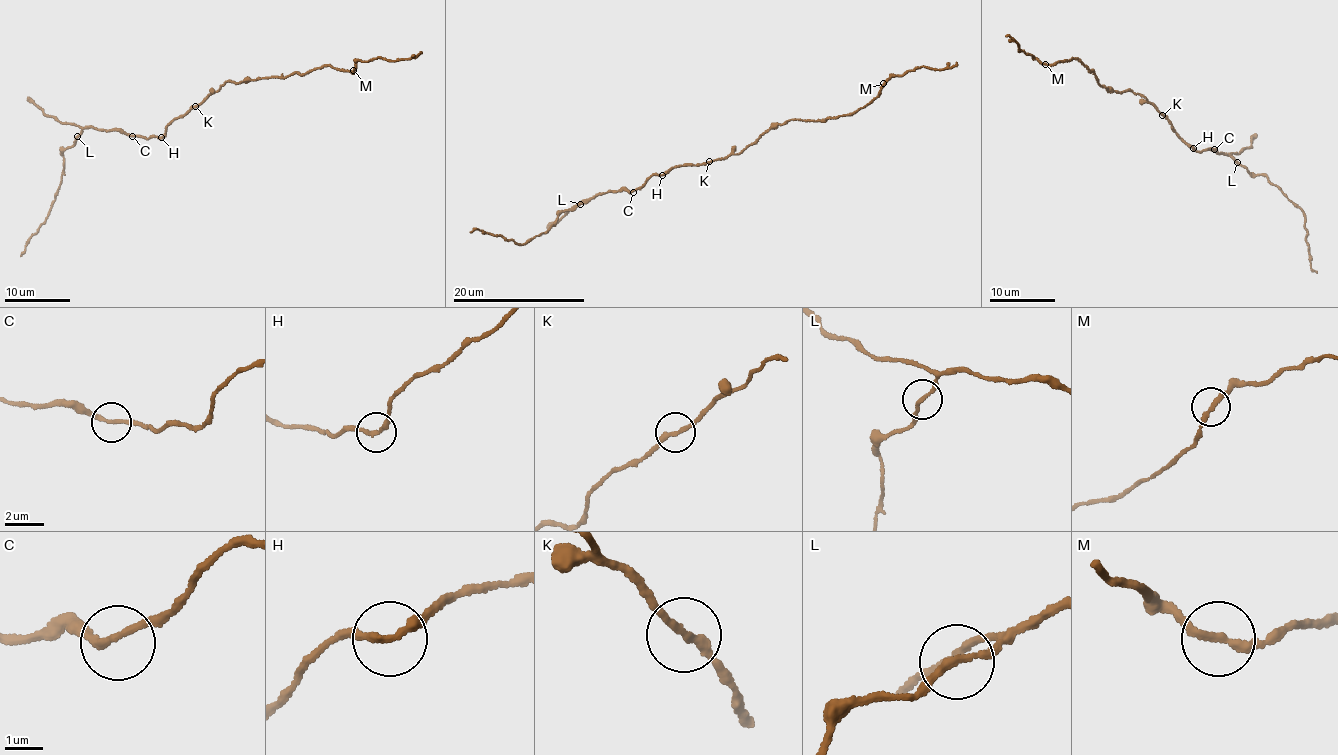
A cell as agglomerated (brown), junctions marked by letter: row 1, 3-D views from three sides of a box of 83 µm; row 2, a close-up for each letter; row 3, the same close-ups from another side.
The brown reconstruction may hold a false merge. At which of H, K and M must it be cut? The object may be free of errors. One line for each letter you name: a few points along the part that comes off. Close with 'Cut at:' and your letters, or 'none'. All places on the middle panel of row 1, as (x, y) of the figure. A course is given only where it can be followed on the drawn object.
H: (661, 175), (651, 175), (637, 189), (600, 193), (562, 211), (550, 229), (523, 244), (502, 235), (470, 231)
Cut at: H

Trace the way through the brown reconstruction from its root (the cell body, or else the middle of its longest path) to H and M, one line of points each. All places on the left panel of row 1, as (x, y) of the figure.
H: (191, 108), (171, 120), (161, 137)
M: (191, 108), (231, 81), (240, 83), (299, 72), (308, 74), (313, 69), (330, 65), (352, 72), (353, 70)

